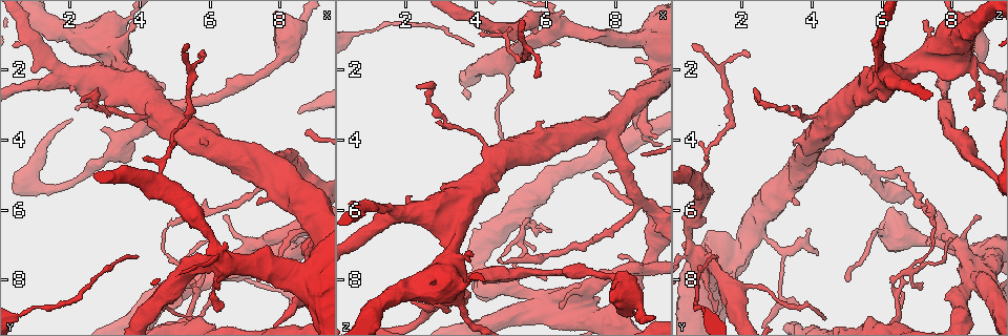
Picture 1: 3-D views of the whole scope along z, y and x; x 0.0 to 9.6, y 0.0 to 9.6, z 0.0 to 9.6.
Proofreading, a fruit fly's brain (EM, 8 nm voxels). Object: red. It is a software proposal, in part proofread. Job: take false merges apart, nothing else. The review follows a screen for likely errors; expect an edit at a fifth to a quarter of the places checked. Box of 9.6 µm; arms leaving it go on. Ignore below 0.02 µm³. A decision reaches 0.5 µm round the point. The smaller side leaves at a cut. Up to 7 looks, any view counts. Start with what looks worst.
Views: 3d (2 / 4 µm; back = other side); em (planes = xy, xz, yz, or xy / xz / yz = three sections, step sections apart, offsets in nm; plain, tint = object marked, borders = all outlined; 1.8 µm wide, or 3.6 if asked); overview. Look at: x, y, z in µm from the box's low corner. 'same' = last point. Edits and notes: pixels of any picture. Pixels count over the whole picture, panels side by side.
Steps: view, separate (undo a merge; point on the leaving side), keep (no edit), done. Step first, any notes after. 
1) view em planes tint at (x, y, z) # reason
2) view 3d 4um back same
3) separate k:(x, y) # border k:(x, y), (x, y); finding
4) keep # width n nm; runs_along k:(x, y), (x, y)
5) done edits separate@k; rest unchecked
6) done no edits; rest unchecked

view em yz step 4 tint at (5.55, 8.20, 8.45) # looks like a crossing

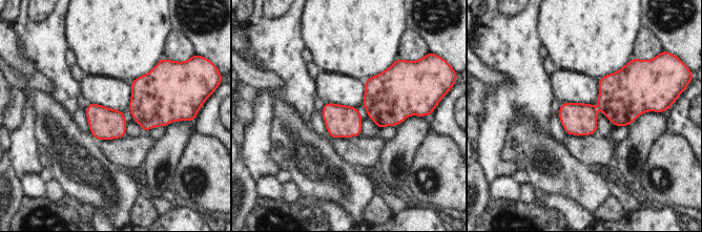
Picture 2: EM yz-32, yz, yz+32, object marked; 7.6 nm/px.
keep # continuous, no second neuron

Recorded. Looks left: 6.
view em planes tint at (8.65, 4.95, 5.75) # branch point

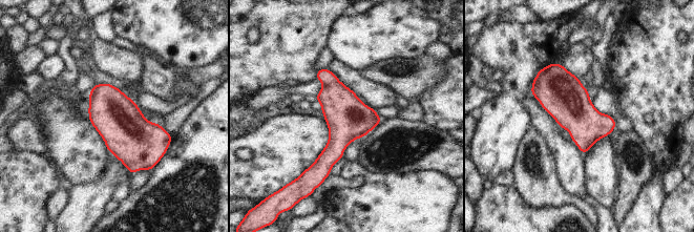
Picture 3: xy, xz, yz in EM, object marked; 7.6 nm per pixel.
keep # width 320 nm; continuous, no second neuron

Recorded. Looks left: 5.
view 3d 4um at (2.55, 0.95, 8.30)

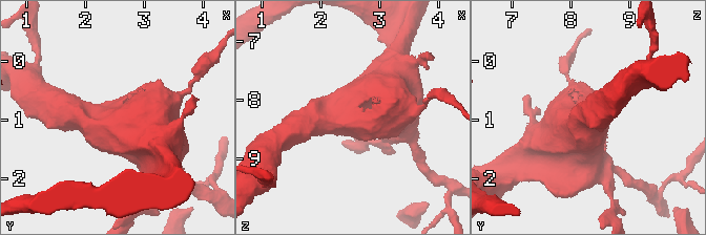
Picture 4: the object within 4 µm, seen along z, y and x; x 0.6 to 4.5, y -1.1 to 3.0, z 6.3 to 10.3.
view em 3.6um yz step 16 tint at (2.50, 0.90, 8.30) # shape alone is not enough

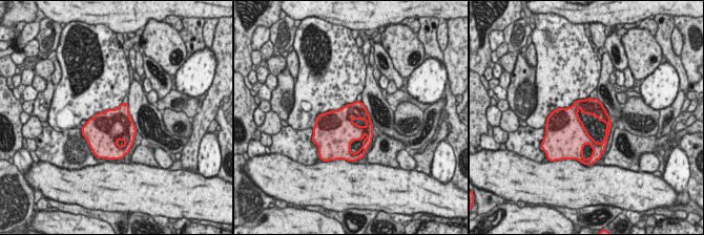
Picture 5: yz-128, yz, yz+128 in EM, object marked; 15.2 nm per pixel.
view em 3.6um planes tint same

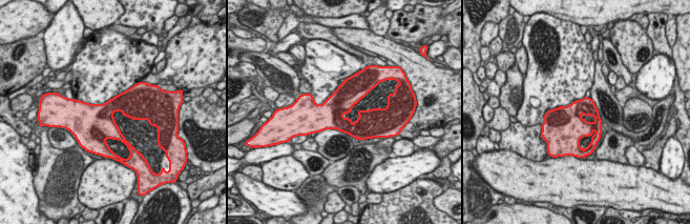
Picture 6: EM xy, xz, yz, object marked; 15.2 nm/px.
keep # width 420 nm; continuous, no second neuron

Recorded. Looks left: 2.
done no edits; rest unchecked

